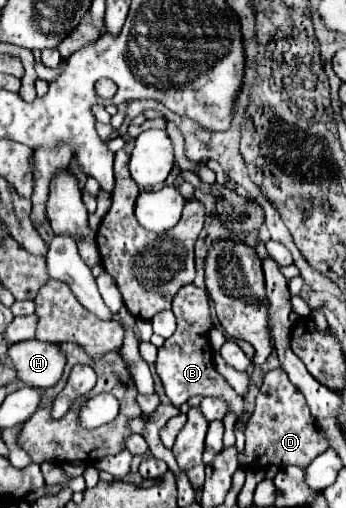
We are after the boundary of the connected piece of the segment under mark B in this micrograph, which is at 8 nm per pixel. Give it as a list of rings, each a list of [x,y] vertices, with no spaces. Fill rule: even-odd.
[[[184,285],[172,301],[172,311],[176,315],[178,329],[158,349],[158,359],[156,359],[156,373],[162,379],[168,399],[172,401],[172,405],[180,407],[182,401],[186,401],[188,397],[194,397],[194,395],[220,397],[222,401],[226,401],[228,411],[234,413],[240,421],[244,415],[244,401],[230,387],[230,383],[216,371],[216,365],[214,365],[214,351],[208,341],[208,331],[212,329],[212,319],[210,319],[206,291],[198,289],[194,285]]]

